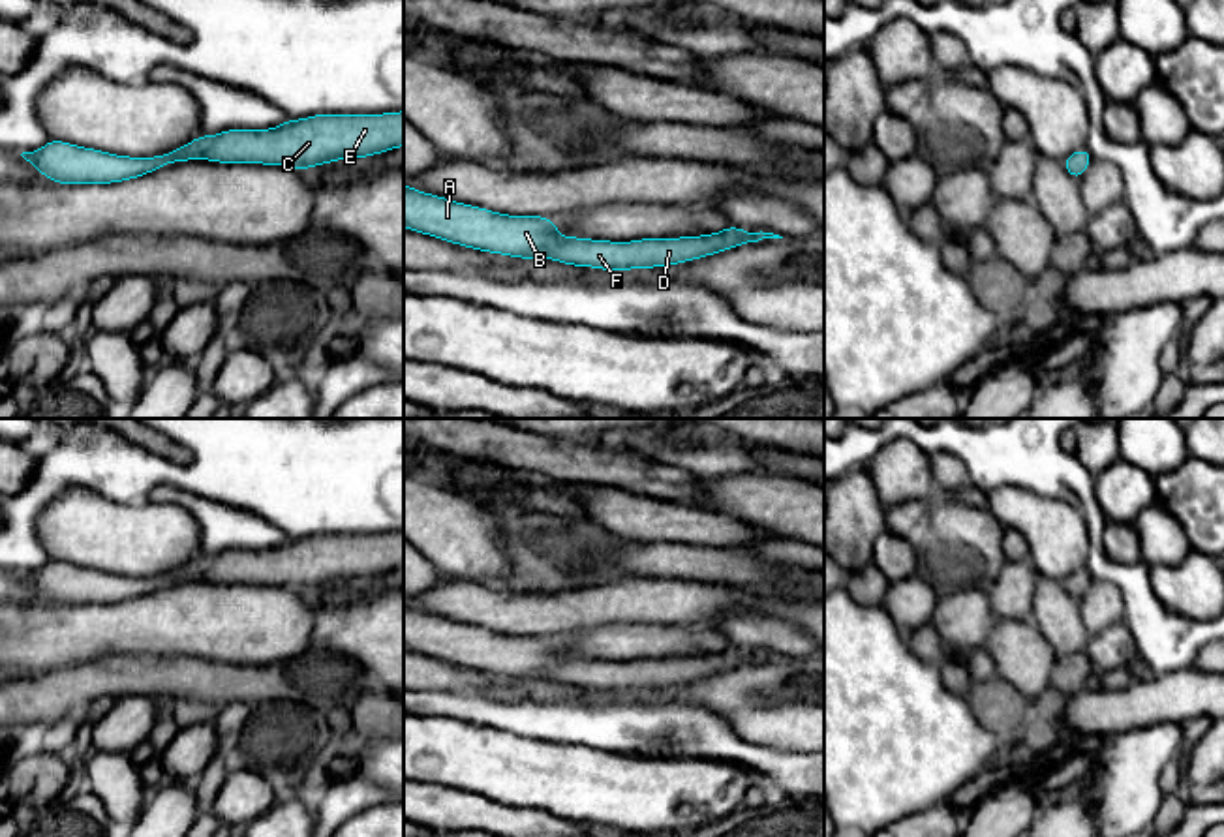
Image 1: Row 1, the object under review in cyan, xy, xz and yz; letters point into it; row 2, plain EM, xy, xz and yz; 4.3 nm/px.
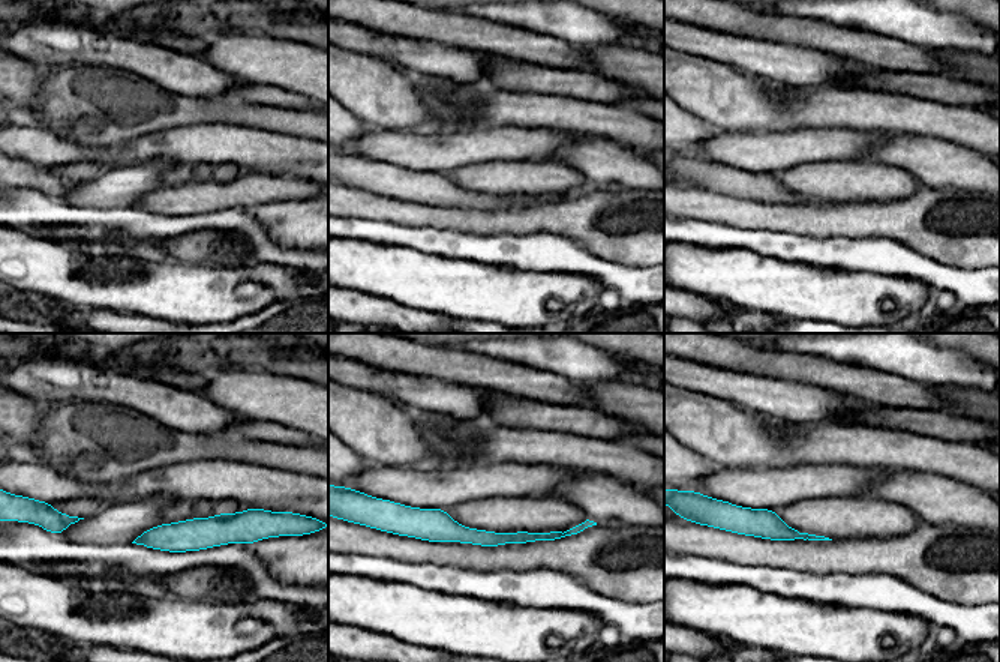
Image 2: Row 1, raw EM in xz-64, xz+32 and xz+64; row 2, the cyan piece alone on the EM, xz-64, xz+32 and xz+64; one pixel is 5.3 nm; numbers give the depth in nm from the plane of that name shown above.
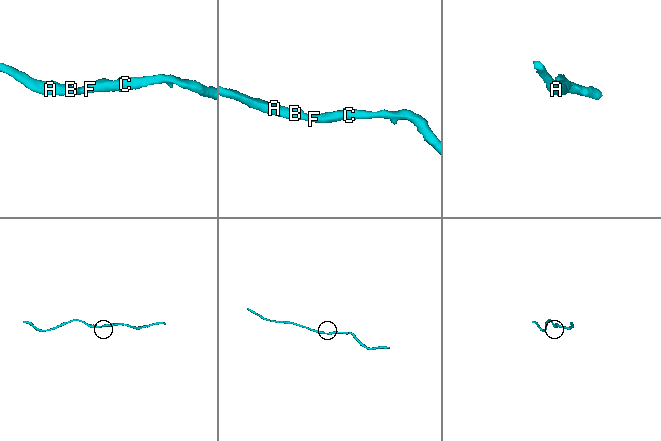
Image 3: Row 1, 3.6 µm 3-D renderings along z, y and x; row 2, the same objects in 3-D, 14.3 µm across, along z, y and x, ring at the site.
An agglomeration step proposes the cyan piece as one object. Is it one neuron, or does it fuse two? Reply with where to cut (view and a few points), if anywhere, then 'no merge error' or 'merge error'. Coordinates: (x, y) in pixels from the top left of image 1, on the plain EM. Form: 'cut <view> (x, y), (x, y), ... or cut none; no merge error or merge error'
cut none; no merge error

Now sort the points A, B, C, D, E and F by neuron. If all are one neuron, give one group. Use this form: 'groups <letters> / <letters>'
groups A B C D E F

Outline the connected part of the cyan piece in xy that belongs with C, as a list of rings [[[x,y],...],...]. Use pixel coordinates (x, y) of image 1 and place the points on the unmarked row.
[[[404,531],[383,535],[314,535],[285,540],[272,550],[227,550],[203,555],[154,578],[115,576],[51,559],[43,569],[23,572],[43,597],[56,604],[113,604],[154,593],[175,582],[283,586],[293,591],[368,578],[404,567]]]

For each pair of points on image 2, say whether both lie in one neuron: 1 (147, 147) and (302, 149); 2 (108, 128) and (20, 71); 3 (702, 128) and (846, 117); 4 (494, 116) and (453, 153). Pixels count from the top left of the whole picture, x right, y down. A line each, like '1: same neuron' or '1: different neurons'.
1: same neuron
2: different neurons
3: different neurons
4: different neurons

